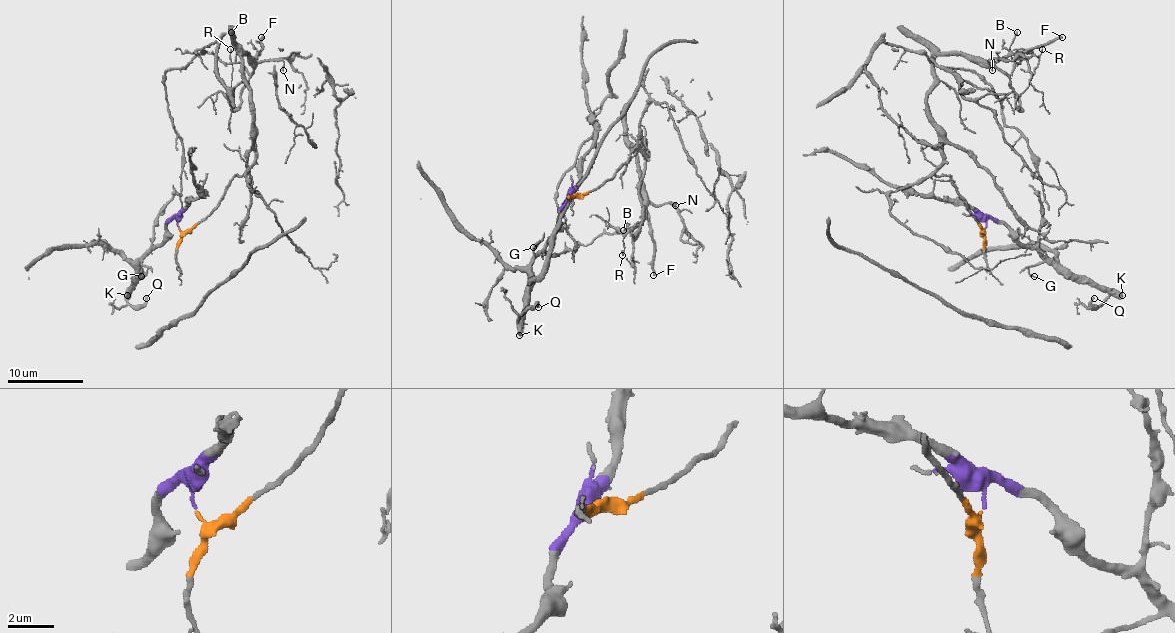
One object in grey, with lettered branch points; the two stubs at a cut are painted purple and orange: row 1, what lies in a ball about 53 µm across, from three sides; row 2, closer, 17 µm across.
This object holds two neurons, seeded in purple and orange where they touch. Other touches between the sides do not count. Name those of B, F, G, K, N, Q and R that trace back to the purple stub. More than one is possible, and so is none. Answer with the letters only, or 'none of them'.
G, K, Q

